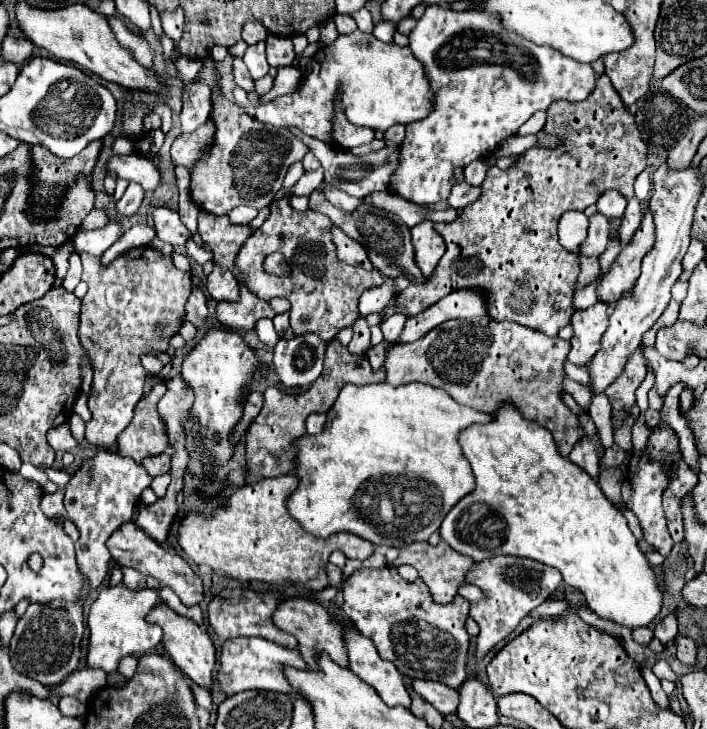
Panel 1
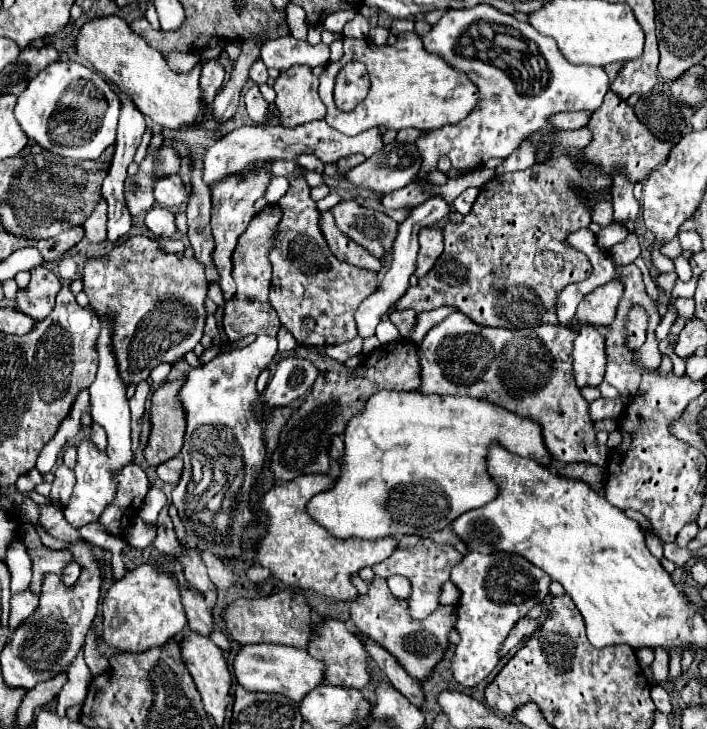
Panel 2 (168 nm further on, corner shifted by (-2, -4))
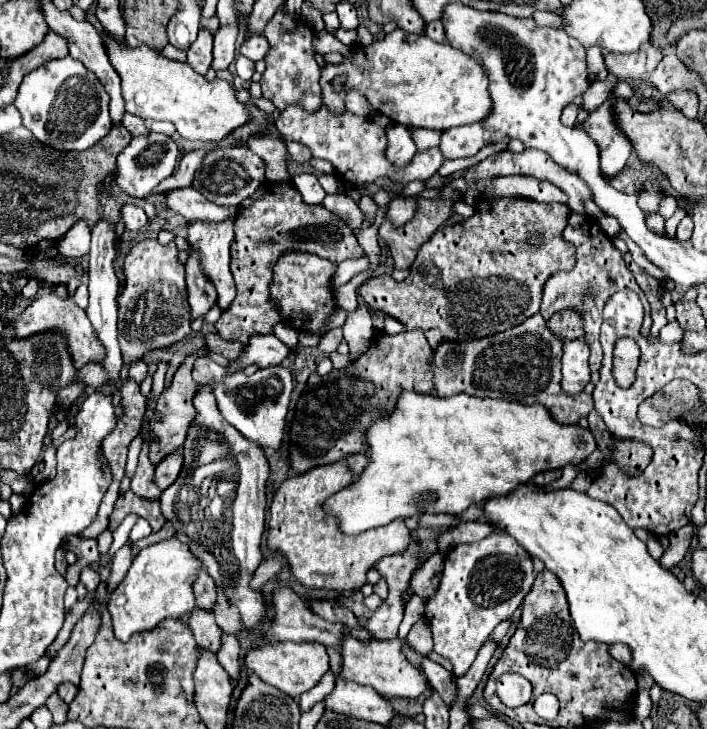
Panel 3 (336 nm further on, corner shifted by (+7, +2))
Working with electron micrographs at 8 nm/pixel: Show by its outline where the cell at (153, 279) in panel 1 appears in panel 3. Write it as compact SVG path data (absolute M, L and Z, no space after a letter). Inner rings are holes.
M150 239L132 247L124 257L124 275L126 285L120 295L120 309L122 309L120 319L124 319L124 329L118 329L120 333L118 341L124 363L130 365L132 361L142 361L142 355L152 349L162 349L184 339L190 333L190 317L188 317L188 293L184 293L186 289L184 265L180 265L178 261L178 247L174 245L174 241L168 245L160 245L156 239Z

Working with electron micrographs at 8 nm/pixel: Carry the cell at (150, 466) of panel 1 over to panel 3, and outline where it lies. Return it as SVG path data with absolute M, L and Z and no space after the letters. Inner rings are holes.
M178 449L172 455L168 455L160 465L156 465L156 485L162 491L176 481L178 473L182 469L182 463L184 463L184 453L182 453L182 449Z

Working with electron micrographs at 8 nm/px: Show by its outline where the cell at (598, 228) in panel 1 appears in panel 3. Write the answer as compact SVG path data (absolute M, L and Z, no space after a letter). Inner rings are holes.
M606 215L606 217L602 217L598 223L600 223L600 229L602 229L608 237L616 237L620 231L624 231L624 229L618 225L616 217L608 217L608 215Z

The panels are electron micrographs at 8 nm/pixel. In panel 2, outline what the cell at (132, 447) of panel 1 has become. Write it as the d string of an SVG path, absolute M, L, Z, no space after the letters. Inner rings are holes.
M167 381L151 397L151 433L143 457L153 467L175 457L183 445L185 417L181 415L181 403L177 403L177 387L181 387L181 381Z

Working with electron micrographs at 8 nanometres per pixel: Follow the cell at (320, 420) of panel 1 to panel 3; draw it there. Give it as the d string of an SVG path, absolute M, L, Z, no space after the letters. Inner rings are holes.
M358 453L358 455L350 455L350 459L346 459L346 463L348 463L348 467L354 471L354 475L360 475L362 473L362 469L368 465L366 463L366 455L362 455L362 453Z

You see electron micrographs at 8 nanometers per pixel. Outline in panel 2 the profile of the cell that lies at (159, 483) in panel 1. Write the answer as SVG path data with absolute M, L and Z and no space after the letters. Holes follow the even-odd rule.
M151 487L149 495L145 497L145 503L139 511L139 517L145 521L145 523L155 523L157 521L157 515L159 511L163 509L163 505L167 503L167 495L163 493L163 489L159 487Z

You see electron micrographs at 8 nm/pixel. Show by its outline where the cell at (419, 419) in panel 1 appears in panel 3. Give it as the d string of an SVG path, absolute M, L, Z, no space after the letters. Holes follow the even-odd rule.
M404 391L398 399L398 407L394 409L394 413L382 421L376 421L368 433L366 433L370 451L370 463L364 469L364 473L354 481L354 485L350 485L348 489L338 491L336 495L332 495L326 501L326 511L332 511L332 515L336 515L336 519L340 521L340 529L348 535L356 535L356 533L364 533L368 529L374 527L382 527L388 525L390 521L394 521L396 517L408 519L412 515L422 515L422 513L464 513L472 503L478 503L482 499L488 497L498 497L498 495L506 495L510 491L514 491L518 485L528 483L536 473L544 473L544 471L552 471L552 469L564 469L566 465L582 465L590 453L596 451L596 441L594 435L588 429L582 429L580 425L560 425L558 421L552 419L552 415L548 413L548 409L544 409L544 405L520 405L520 403L512 403L512 401L504 401L504 399L480 399L480 397L472 397L466 393L460 393L456 397L434 397L434 395L420 395L420 393L412 393L412 391ZM582 435L582 449L580 443L576 441L576 437Z

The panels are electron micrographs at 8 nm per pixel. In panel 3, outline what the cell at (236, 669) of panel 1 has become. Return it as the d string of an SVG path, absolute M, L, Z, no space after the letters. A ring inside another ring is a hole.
M292 641L270 643L270 645L264 645L264 647L252 649L246 655L244 663L252 673L260 675L260 679L264 679L266 683L282 689L290 697L298 697L304 691L312 689L322 679L322 675L330 669L328 653L326 653L324 645L316 643L316 641L310 641L310 643L292 643Z

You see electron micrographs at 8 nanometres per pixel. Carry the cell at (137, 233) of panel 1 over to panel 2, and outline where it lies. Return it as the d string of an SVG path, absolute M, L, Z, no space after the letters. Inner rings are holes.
M159 239L159 247L165 253L183 253L185 251L183 241L179 241L179 239Z

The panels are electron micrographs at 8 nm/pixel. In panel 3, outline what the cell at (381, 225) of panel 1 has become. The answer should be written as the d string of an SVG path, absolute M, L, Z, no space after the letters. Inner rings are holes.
M344 193L326 195L324 201L322 201L322 205L324 205L328 211L336 213L352 231L358 231L358 229L360 229L360 225L362 225L362 221L364 221L364 215L362 215L360 207L358 207L350 197L346 197Z

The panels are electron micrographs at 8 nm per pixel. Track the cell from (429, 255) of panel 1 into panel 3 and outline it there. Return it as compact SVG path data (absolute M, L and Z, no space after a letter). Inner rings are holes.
M418 199L418 209L414 217L402 227L394 227L386 231L386 219L380 225L380 239L388 245L390 255L394 259L396 269L410 269L416 253L424 241L428 241L444 221L448 221L450 209L448 205L434 203L430 199Z

